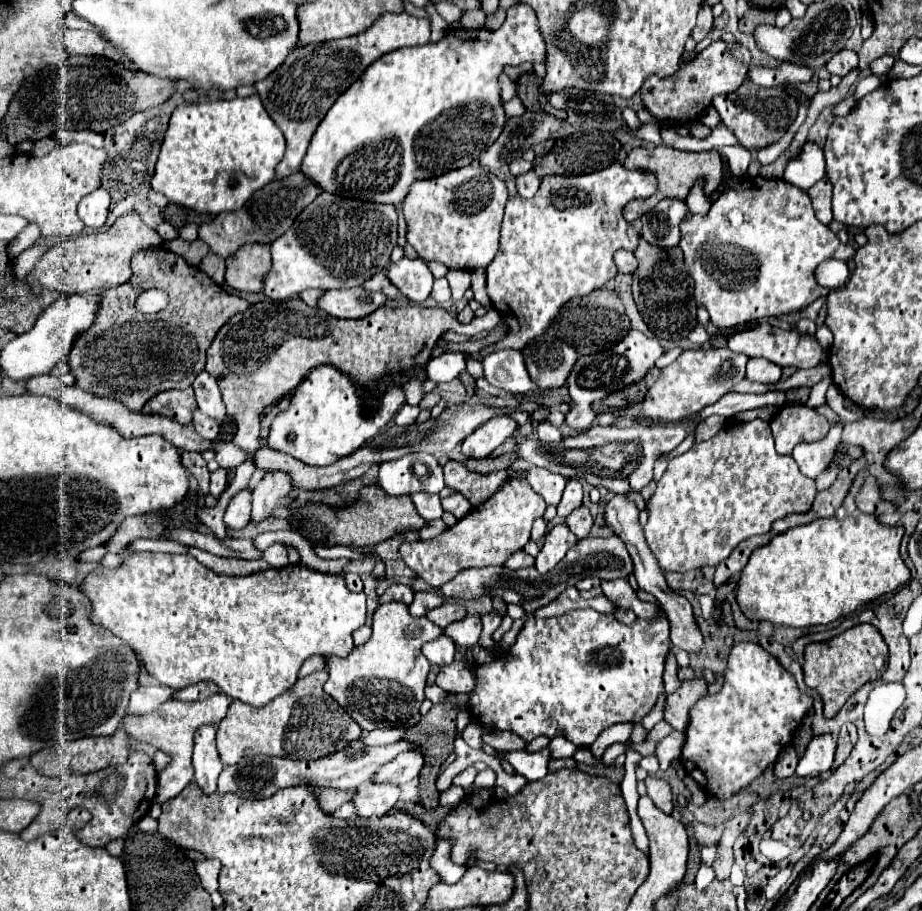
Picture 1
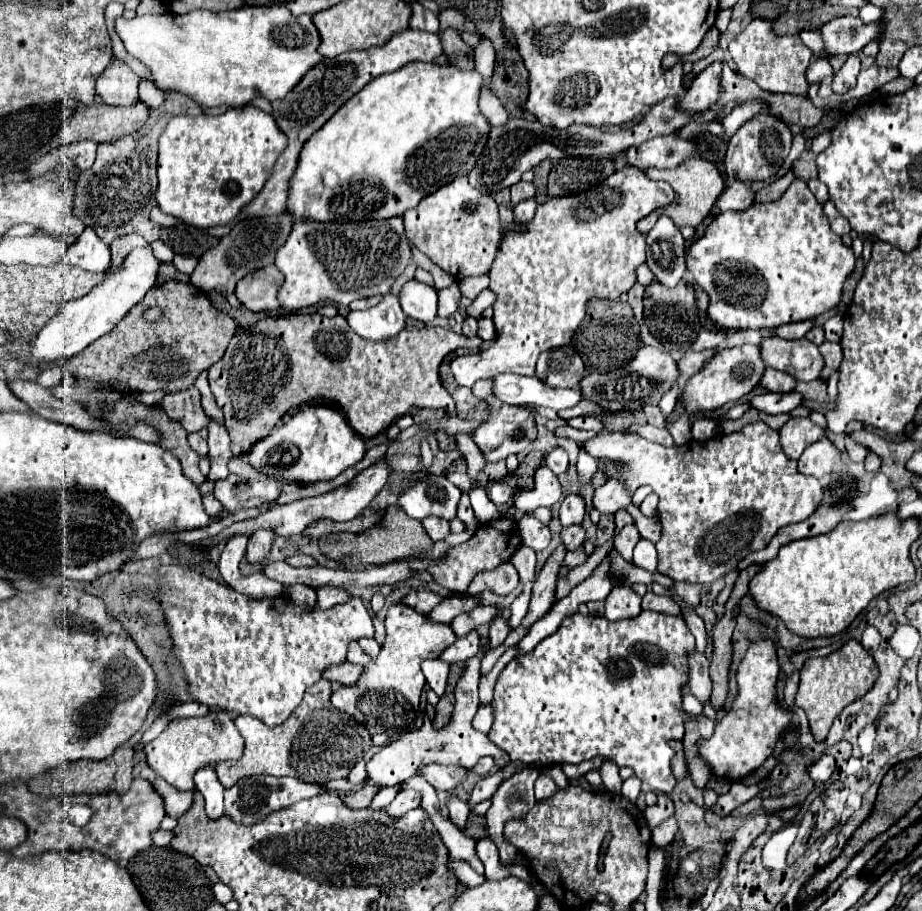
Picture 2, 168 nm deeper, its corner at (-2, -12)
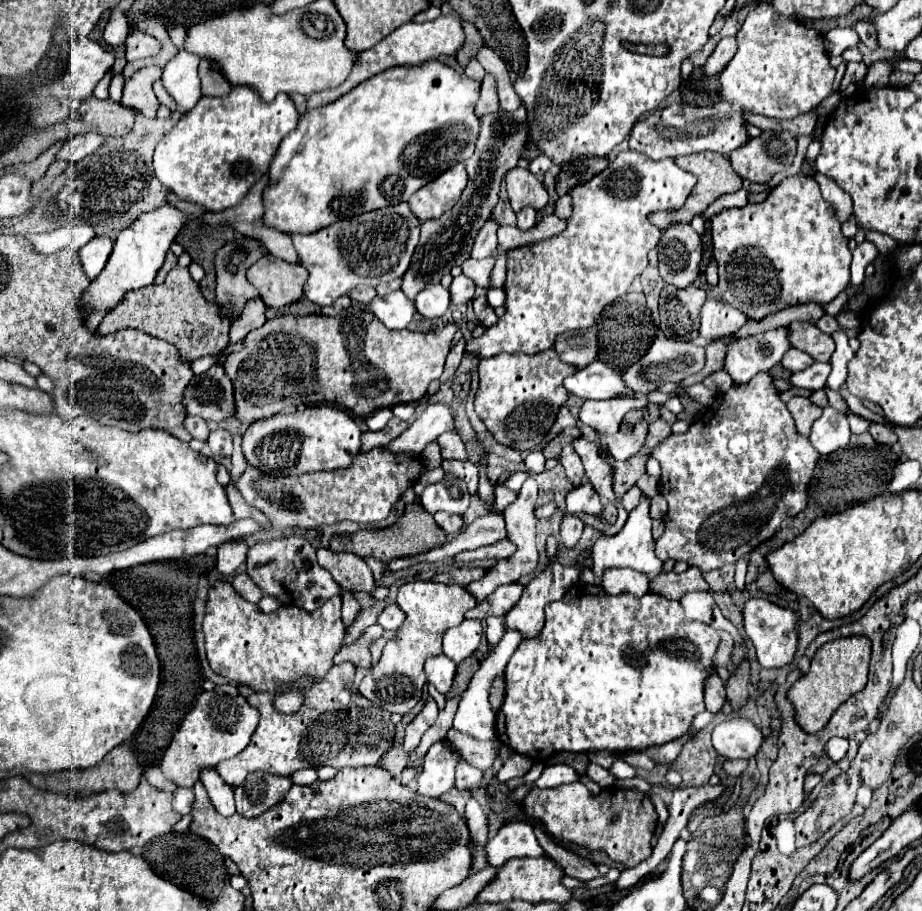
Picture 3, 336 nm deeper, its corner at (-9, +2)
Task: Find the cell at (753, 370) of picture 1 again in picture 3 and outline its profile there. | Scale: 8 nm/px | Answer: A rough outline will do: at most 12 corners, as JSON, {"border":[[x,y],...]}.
{"border":[[790,348],[782,366],[790,372],[808,368],[814,360],[808,354]]}

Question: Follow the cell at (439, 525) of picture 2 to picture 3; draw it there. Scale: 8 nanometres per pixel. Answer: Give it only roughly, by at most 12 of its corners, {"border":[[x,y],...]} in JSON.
{"border":[[436,512],[434,520],[444,532],[458,534],[462,516]]}

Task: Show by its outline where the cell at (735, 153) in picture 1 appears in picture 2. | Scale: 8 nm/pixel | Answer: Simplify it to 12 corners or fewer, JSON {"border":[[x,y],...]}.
{"border":[[733,180],[721,194],[721,210],[745,210],[755,192]]}

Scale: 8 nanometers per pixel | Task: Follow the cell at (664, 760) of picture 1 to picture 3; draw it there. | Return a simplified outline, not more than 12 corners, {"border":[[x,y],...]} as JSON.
{"border":[[578,582],[504,670],[498,738],[622,756],[704,712],[720,634]]}

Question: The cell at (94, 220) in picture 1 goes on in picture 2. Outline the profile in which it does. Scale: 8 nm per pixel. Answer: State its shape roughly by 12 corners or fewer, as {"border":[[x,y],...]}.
{"border":[[85,228],[63,260],[89,272],[109,266],[109,246]]}

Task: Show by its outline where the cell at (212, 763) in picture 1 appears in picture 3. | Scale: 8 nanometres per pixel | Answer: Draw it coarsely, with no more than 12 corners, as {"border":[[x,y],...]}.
{"border":[[212,768],[200,780],[222,816],[232,816],[234,788]]}

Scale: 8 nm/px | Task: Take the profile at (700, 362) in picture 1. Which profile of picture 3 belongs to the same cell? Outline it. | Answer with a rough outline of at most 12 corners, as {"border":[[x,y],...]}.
{"border":[[788,328],[728,348],[724,368],[744,384],[774,368],[790,348]]}

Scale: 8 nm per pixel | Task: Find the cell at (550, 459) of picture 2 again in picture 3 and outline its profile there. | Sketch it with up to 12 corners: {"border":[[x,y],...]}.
{"border":[[564,446],[560,462],[574,488],[582,484],[584,468],[572,446]]}

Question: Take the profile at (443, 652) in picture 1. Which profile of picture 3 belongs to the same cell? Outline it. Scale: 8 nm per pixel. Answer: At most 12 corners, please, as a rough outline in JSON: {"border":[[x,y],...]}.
{"border":[[444,654],[424,664],[428,684],[446,694],[454,680],[454,662]]}

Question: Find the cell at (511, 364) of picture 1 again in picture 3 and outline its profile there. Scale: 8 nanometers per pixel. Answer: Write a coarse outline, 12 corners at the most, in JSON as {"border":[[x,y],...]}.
{"border":[[594,360],[564,380],[588,400],[634,398],[622,374]]}

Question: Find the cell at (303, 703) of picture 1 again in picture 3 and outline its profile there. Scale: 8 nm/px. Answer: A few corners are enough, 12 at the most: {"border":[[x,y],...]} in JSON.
{"border":[[354,664],[302,678],[304,704],[260,712],[244,752],[216,766],[240,786],[258,770],[378,764],[388,712],[352,692]]}

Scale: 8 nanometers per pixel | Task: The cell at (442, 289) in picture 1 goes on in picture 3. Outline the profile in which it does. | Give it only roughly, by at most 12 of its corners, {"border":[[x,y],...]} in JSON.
{"border":[[460,274],[450,286],[452,304],[474,300],[476,284]]}

